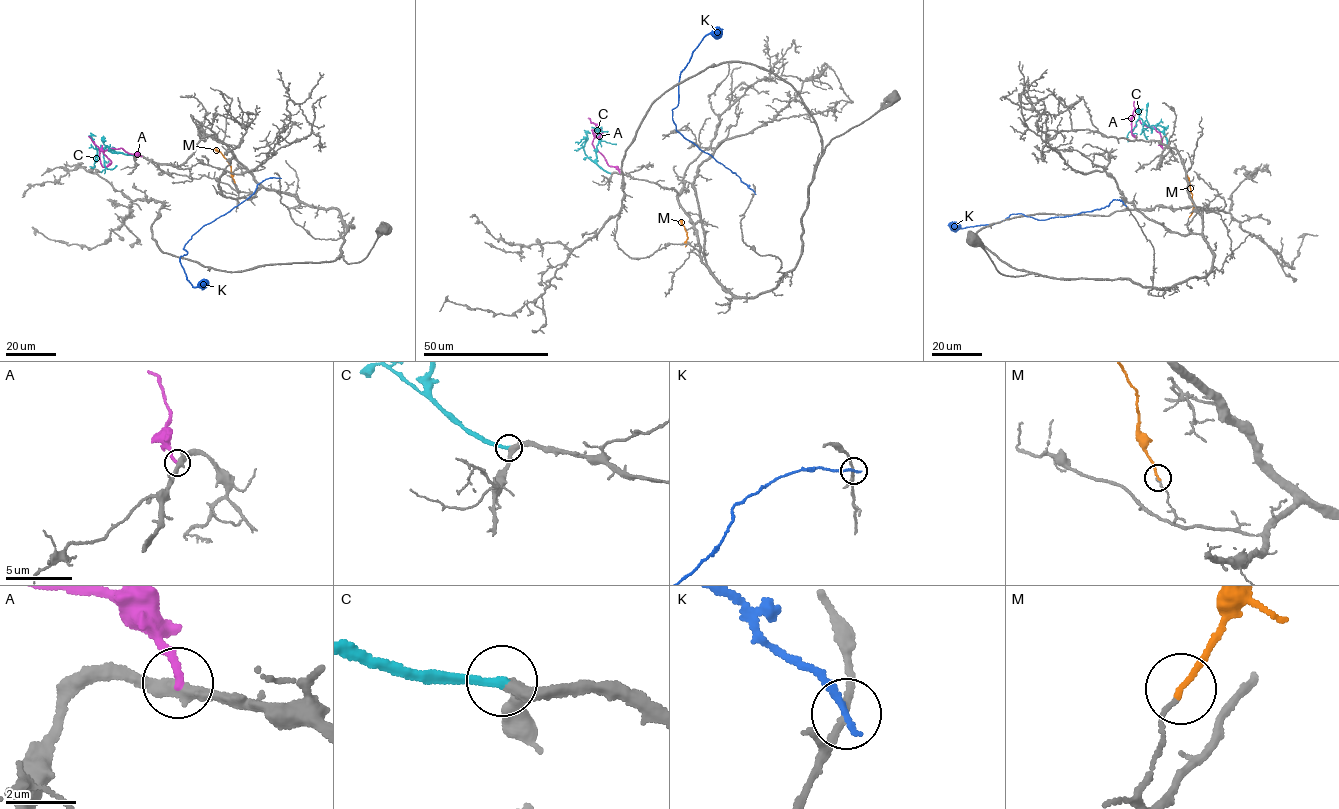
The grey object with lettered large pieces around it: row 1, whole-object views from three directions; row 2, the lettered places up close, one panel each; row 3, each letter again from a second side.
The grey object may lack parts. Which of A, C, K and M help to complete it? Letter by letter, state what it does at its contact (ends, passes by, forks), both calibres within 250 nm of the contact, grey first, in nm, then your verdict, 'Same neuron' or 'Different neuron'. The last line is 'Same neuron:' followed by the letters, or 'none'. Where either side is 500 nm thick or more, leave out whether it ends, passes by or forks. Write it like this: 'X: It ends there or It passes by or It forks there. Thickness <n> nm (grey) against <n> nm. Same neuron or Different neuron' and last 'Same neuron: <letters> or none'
A: It ends there. Thickness 380 nm (grey) against 240 nm. Different neuron
C: It ends there. Thickness 320 nm (grey) against 260 nm. Same neuron
K: It ends there. Thickness 170 nm (grey) against 200 nm. Different neuron
M: It ends there. Thickness 100 nm (grey) against 170 nm. Different neuron
Same neuron: C

